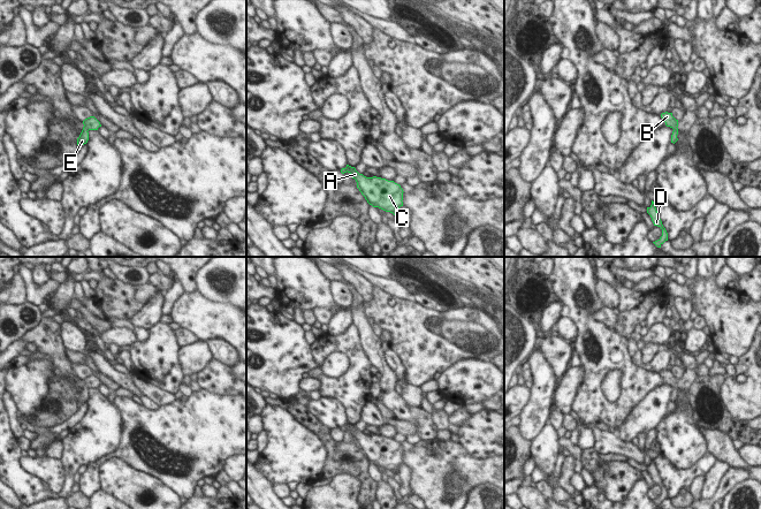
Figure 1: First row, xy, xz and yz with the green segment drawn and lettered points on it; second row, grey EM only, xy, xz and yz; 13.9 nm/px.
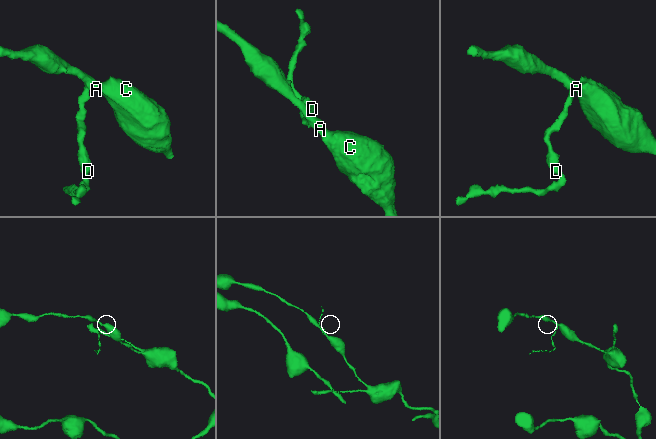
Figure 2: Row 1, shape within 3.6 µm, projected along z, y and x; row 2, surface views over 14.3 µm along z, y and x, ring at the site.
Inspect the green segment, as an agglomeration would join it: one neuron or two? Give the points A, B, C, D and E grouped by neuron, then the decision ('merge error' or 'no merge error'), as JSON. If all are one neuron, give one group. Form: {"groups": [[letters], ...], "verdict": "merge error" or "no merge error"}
{"groups": [["A", "B", "C"], ["D", "E"]], "verdict": "merge error"}

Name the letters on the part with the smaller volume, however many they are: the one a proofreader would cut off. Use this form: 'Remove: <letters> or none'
Remove: D, E

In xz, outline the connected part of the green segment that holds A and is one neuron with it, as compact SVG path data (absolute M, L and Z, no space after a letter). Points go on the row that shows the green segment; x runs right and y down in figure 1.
M349 165L344 169L356 180L357 188L370 205L398 215L404 192L399 184L376 176L366 177Z

